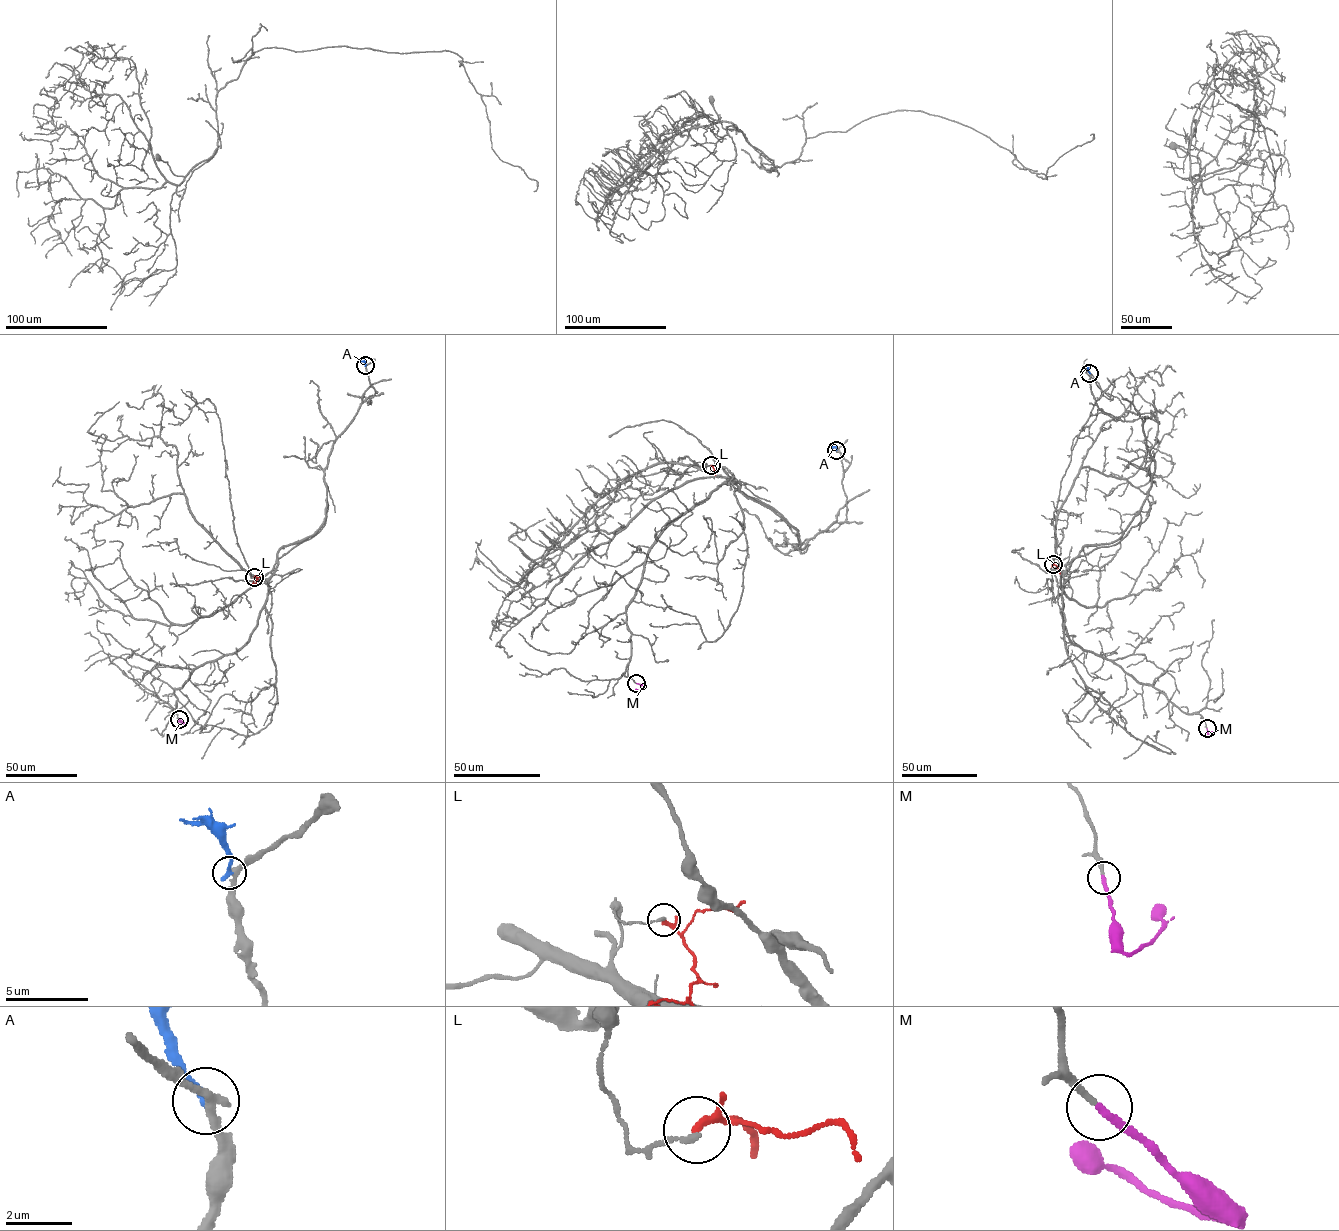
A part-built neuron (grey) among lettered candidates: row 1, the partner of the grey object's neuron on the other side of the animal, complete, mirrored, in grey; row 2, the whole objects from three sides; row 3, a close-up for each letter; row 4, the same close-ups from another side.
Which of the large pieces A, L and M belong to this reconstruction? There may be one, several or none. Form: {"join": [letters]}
{"join": ["M"]}

